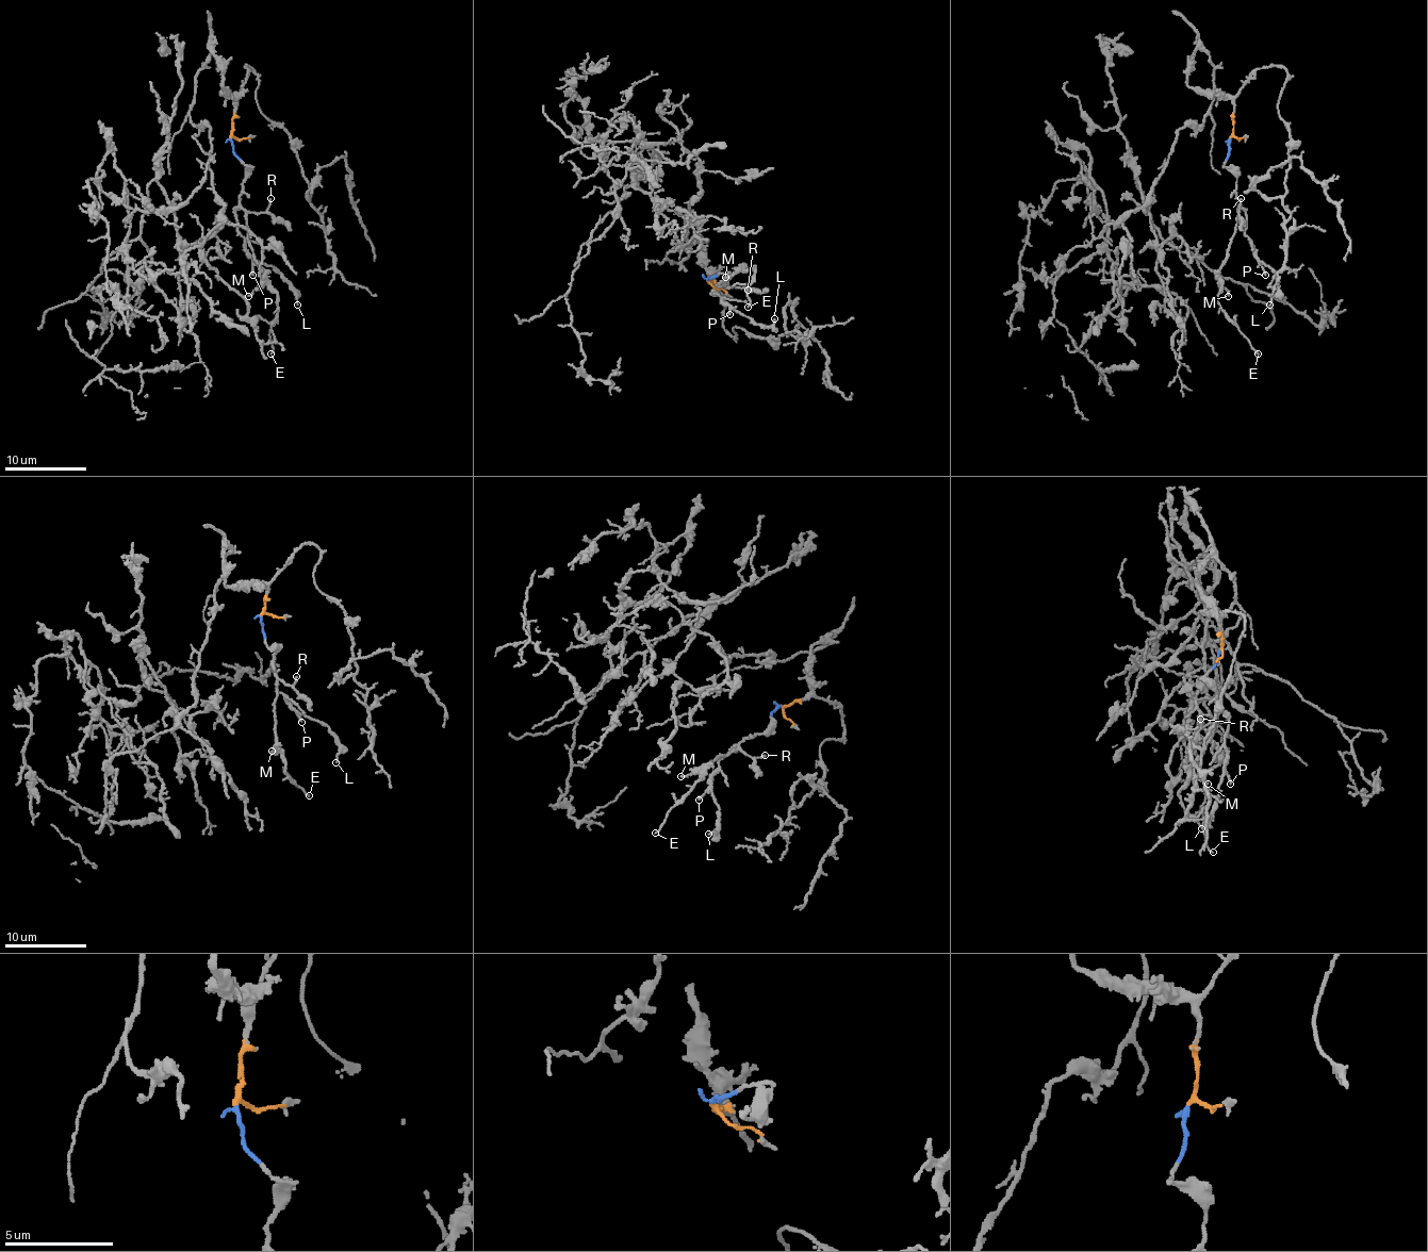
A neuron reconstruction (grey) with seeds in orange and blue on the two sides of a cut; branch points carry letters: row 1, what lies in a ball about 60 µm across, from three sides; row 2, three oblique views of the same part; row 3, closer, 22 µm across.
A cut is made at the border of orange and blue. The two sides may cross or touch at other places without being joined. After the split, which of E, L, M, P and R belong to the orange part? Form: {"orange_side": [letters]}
{"orange_side": []}

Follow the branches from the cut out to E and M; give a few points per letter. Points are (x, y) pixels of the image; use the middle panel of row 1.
E: (708, 279), (724, 275), (716, 287), (722, 287), (739, 268), (755, 266), (747, 308)
M: (708, 279), (720, 273), (724, 275), (722, 285), (716, 287), (722, 287), (731, 275), (741, 268), (724, 277)

